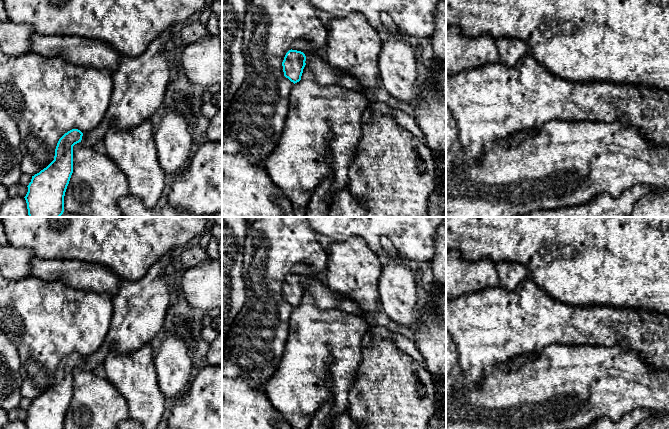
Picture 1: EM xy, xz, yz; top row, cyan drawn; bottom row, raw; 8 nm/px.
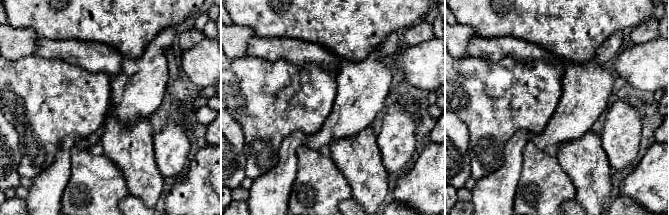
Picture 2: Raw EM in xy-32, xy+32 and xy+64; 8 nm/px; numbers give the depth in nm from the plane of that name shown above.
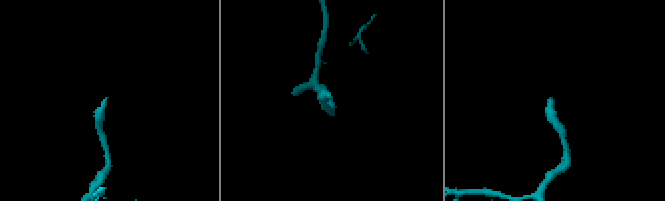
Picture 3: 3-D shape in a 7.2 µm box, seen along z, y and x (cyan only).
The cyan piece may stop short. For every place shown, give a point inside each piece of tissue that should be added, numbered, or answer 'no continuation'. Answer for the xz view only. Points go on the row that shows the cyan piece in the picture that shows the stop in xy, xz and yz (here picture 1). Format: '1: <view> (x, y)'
1: xz (324, 74)

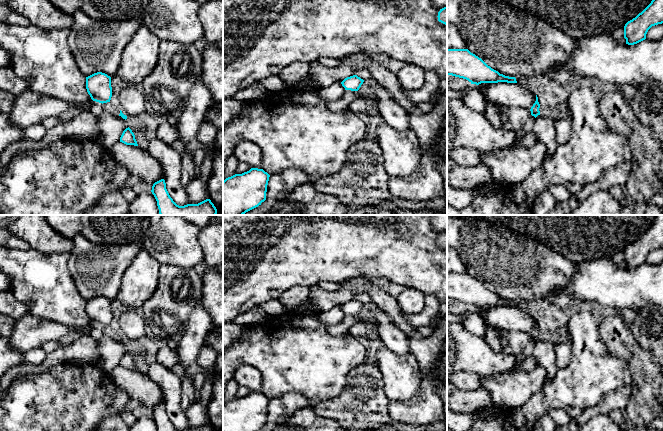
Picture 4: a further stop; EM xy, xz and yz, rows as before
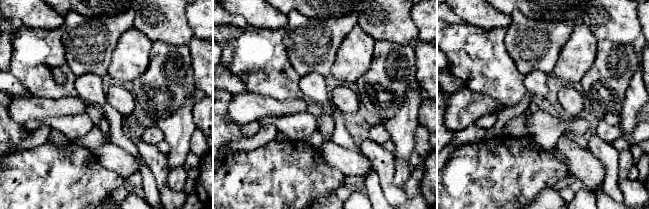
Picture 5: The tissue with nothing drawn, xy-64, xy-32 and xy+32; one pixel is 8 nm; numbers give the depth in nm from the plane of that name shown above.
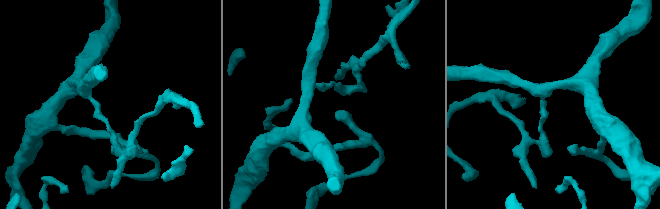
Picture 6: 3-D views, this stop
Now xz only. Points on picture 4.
no continuation

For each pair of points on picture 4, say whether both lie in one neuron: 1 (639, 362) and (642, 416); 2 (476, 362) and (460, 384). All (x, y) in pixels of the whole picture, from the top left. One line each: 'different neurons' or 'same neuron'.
1: same neuron
2: different neurons

